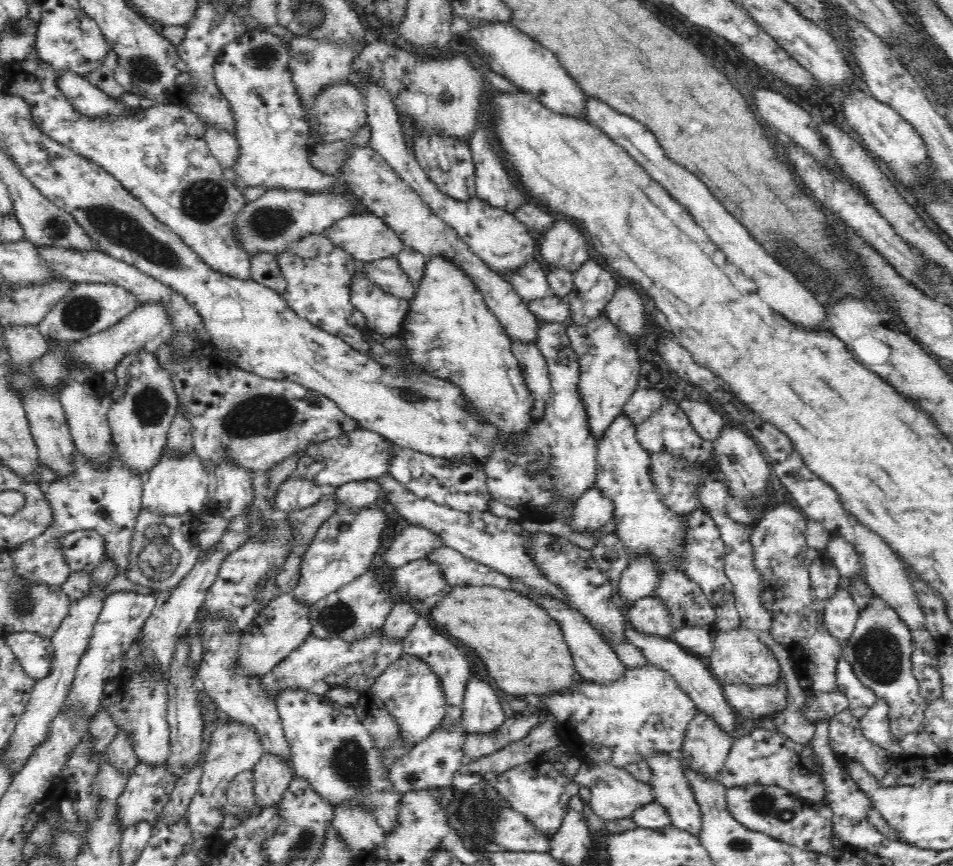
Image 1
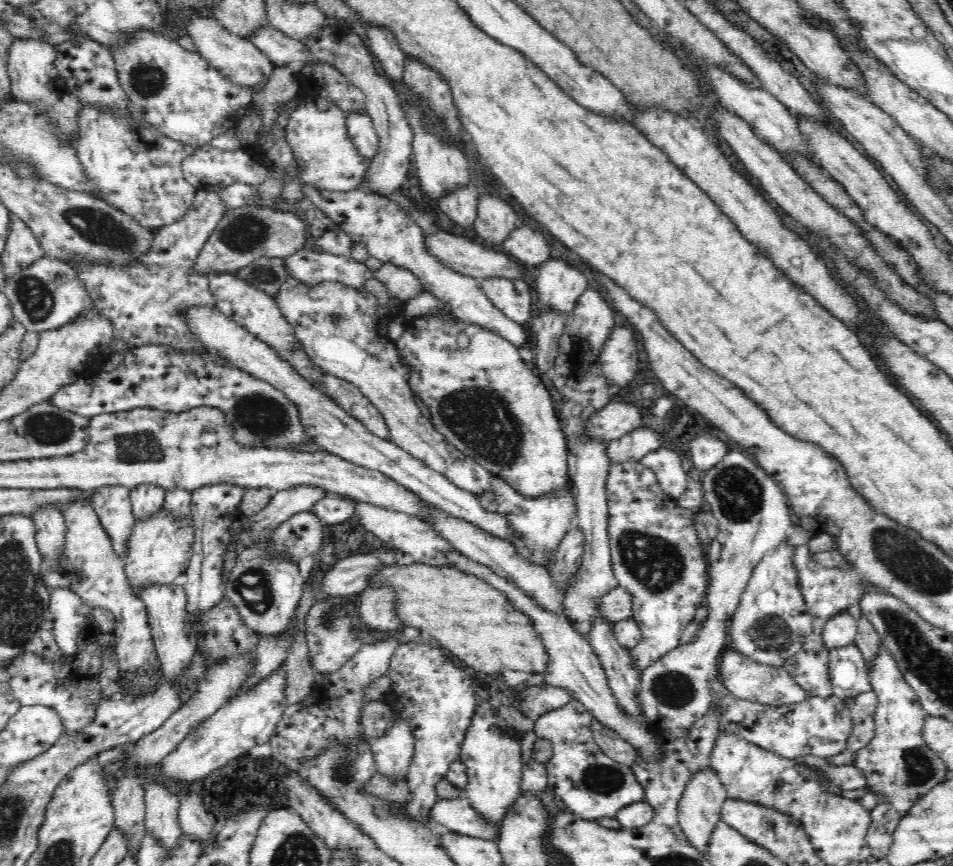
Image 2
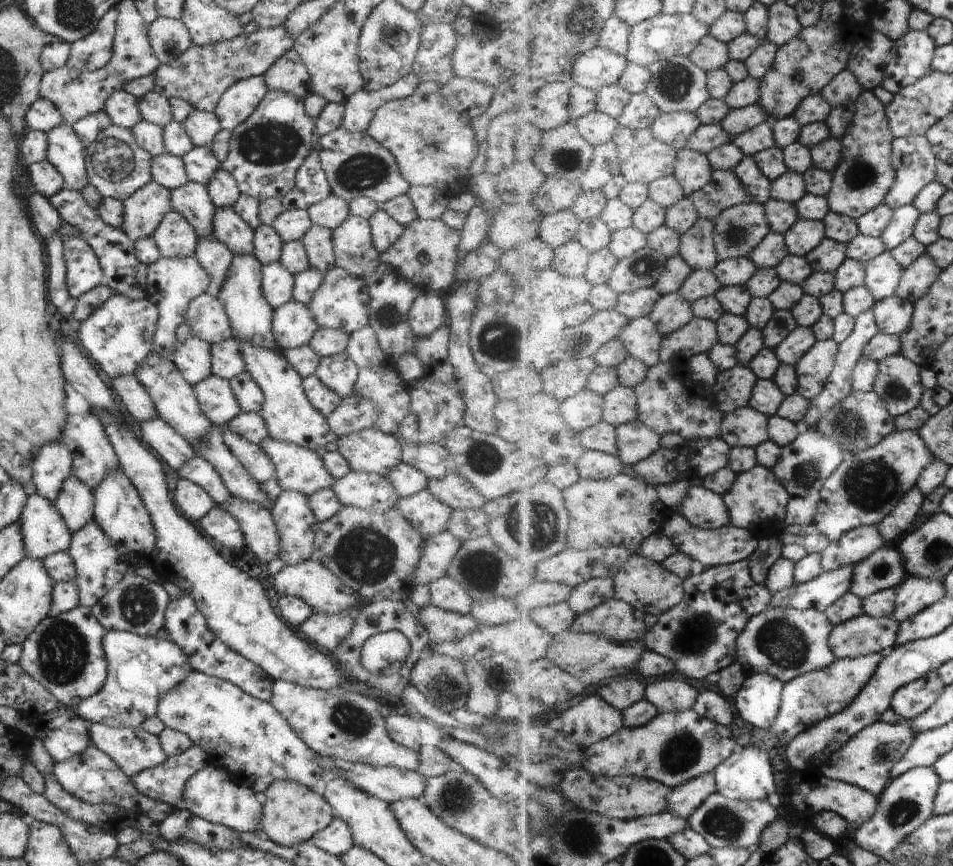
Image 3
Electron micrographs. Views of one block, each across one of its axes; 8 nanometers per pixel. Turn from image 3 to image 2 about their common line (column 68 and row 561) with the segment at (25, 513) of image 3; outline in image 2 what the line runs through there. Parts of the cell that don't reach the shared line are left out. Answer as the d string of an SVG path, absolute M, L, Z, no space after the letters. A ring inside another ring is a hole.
M493 475L490 481L490 492L495 496L497 510L508 518L513 531L517 534L517 541L513 545L520 556L527 558L534 564L546 564L548 556L557 550L560 541L568 532L568 526L572 524L577 514L574 481L569 478L569 484L566 487L556 488L554 492L532 498L520 494L500 476Z

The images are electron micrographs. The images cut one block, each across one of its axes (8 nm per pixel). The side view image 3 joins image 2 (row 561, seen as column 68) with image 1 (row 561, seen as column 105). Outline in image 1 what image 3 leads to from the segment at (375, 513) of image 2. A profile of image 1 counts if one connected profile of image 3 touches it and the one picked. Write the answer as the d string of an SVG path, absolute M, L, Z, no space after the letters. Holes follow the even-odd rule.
M448 546L432 552L428 557L440 563L440 567L446 575L446 581L452 587L495 586L504 590L510 589L510 579L507 576L462 556Z

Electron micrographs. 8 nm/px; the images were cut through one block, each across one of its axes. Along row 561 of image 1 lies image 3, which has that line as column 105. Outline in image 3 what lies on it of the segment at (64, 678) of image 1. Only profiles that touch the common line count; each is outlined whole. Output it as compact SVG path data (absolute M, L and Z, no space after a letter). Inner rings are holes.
M115 91L109 96L101 111L107 118L110 118L113 125L130 129L133 124L137 124L141 120L134 96L123 91Z

